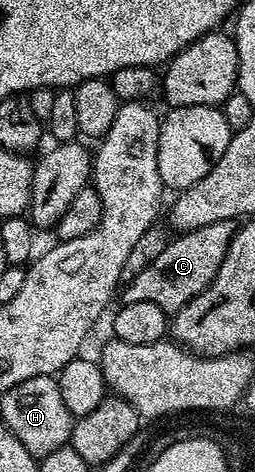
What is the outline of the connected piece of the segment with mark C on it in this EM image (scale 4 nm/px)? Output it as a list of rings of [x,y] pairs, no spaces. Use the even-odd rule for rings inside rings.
[[[223,220],[210,222],[210,226],[202,226],[198,230],[181,232],[173,235],[168,245],[158,258],[146,265],[137,277],[125,283],[122,288],[123,303],[154,302],[154,306],[162,306],[162,310],[174,314],[188,300],[194,299],[218,274],[218,266],[222,266],[222,258],[226,258],[226,250],[234,238],[237,221]]]

